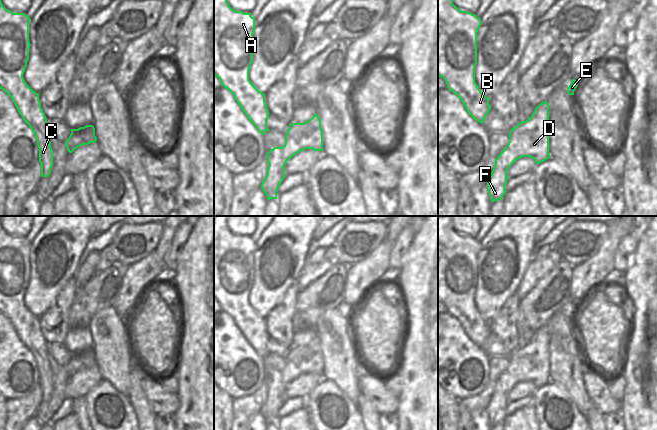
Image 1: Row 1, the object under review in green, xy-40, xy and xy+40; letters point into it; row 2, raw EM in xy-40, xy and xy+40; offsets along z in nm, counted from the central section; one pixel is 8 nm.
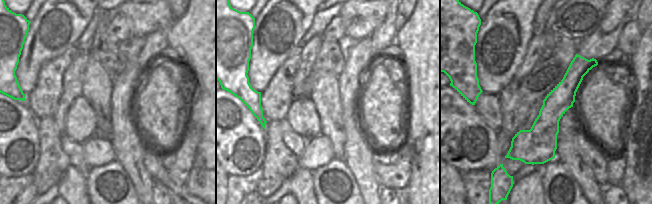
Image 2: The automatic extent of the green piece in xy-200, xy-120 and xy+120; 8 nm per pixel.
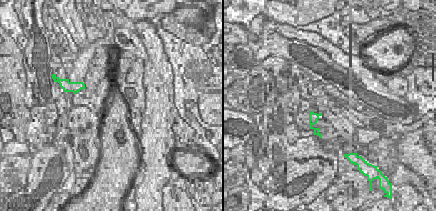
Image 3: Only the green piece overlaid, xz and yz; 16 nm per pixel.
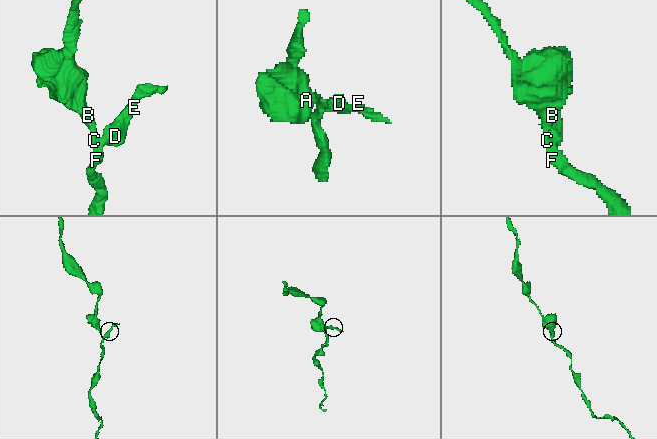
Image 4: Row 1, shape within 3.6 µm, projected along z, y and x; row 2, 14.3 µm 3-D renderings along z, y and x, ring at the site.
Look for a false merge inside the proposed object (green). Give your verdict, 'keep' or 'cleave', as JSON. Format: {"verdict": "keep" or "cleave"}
{"verdict": "cleave"}

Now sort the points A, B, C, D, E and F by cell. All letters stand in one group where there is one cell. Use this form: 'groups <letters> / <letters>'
groups A B C F / D E

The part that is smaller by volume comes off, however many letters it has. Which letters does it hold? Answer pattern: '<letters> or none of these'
D, E

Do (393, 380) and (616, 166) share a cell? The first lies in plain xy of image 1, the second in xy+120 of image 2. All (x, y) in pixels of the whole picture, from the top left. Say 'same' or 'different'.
same

